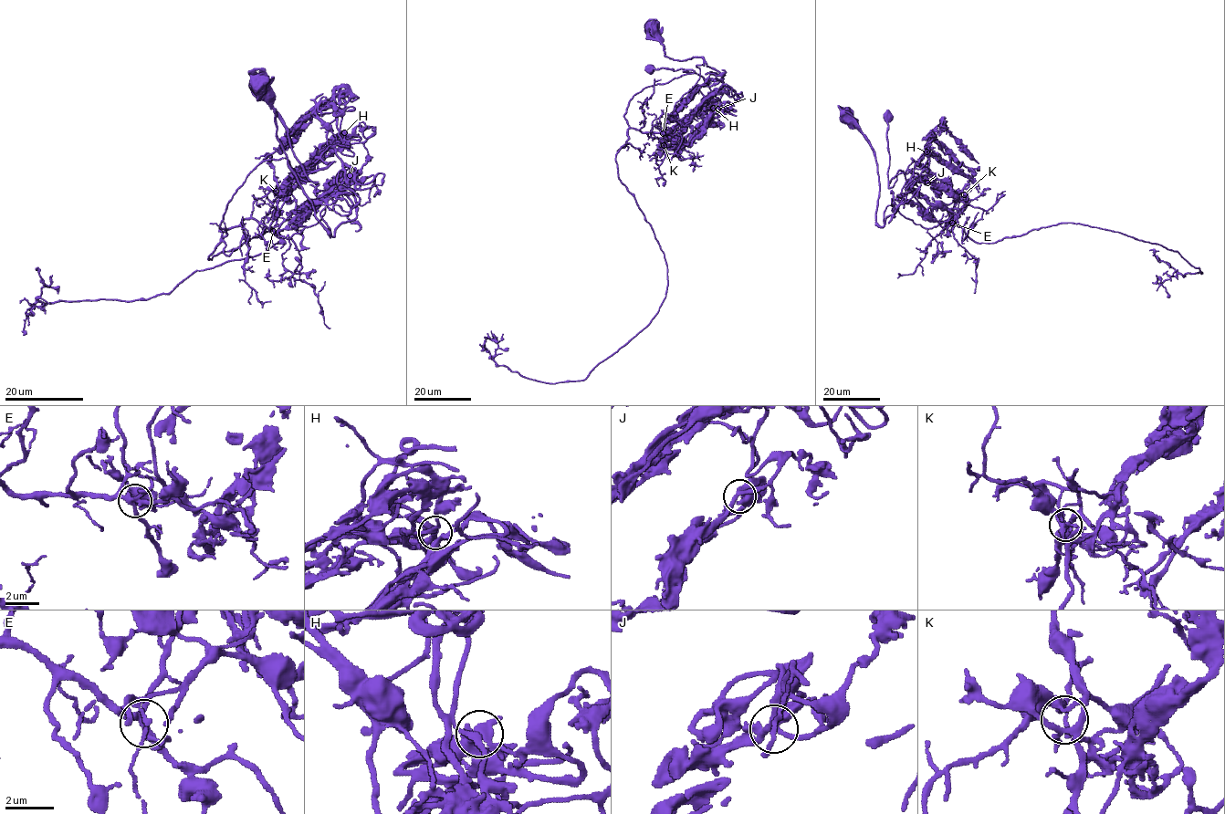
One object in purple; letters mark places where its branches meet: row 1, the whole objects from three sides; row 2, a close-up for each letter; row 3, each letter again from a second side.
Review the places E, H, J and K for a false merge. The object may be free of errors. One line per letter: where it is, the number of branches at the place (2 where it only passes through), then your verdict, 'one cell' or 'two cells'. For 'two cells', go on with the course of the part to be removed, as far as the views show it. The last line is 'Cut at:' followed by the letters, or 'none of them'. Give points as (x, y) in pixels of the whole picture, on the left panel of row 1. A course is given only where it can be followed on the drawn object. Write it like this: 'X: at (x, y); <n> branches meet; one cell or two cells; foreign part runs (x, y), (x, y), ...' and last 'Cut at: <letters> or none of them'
E: at (273, 231); 4 branches meet; one cell
H: at (344, 132); 5 branches meet; one cell
J: at (350, 175); 5 branches meet; one cell
K: at (276, 191); 4 branches meet; two cells; foreign part runs (276, 191), (208, 258), (274, 231), (281, 239), (268, 250), (148, 298), (37, 302), (26, 313), (45, 313)
Cut at: K

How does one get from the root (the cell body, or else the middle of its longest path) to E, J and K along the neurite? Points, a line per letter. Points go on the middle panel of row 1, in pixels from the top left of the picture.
E: (650, 26), (667, 57), (704, 60), (696, 66), (699, 79), (675, 103), (663, 133)
J: (650, 26), (663, 44), (665, 56), (679, 60), (701, 57), (706, 66), (722, 76), (717, 109)
K: (650, 26), (667, 57), (704, 60), (696, 66), (699, 79), (665, 120), (669, 132), (664, 145)

